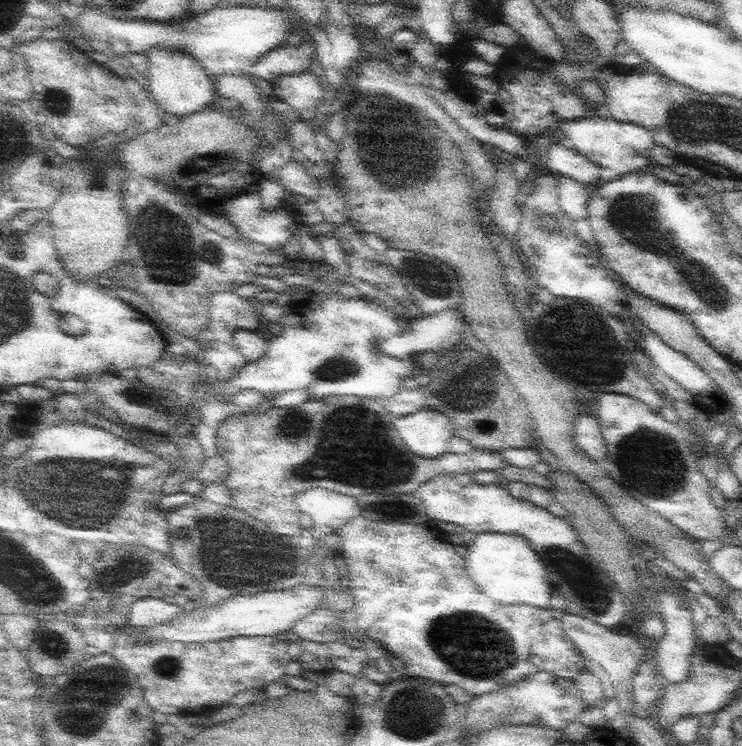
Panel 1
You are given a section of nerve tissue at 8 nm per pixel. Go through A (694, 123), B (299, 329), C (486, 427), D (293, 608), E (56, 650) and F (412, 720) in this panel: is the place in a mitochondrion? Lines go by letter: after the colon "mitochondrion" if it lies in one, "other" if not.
A: mitochondrion
B: other
C: mitochondrion
D: other
E: other
F: mitochondrion

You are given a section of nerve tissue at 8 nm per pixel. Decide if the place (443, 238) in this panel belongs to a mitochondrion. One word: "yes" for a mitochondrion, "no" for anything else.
no

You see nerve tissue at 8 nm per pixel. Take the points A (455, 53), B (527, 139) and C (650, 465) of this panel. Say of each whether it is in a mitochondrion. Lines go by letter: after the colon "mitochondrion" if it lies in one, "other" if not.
A: other
B: other
C: mitochondrion

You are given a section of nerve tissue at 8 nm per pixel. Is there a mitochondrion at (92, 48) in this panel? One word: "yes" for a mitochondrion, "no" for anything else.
no

